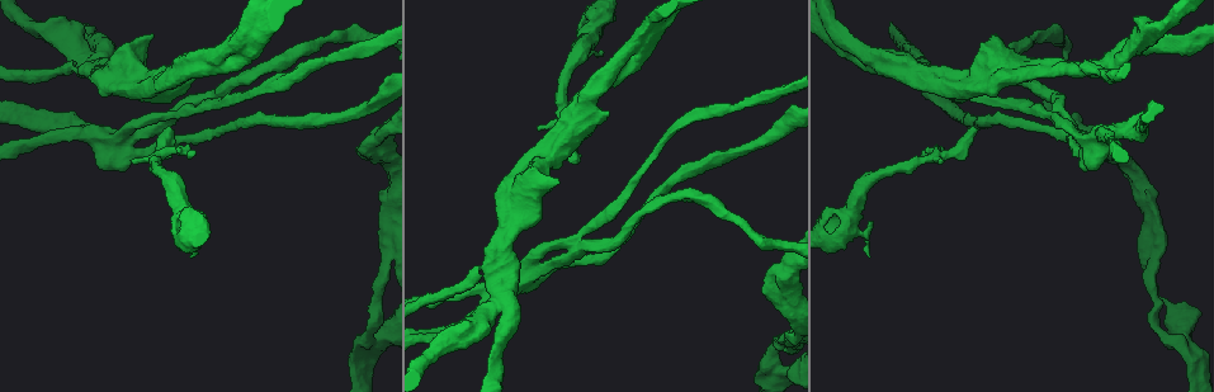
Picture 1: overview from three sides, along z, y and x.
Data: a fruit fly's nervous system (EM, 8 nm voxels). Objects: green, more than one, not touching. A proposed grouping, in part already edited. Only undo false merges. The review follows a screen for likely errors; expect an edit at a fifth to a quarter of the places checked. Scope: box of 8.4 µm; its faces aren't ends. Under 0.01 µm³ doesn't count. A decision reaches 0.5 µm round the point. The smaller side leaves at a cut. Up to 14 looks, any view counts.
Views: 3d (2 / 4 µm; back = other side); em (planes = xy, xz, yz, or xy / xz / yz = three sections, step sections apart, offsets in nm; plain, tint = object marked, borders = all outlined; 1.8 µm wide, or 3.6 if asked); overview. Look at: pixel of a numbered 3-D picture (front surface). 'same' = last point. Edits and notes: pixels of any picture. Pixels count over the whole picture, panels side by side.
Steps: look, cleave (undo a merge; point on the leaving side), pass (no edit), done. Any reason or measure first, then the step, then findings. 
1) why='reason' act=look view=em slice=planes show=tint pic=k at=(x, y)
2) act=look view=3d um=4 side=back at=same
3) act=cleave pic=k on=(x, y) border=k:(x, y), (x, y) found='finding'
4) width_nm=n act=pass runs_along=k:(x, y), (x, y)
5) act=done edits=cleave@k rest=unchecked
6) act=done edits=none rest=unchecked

why='abrupt turn' act=look view=em slice=planes show=plain pic=1 at=(851, 214)

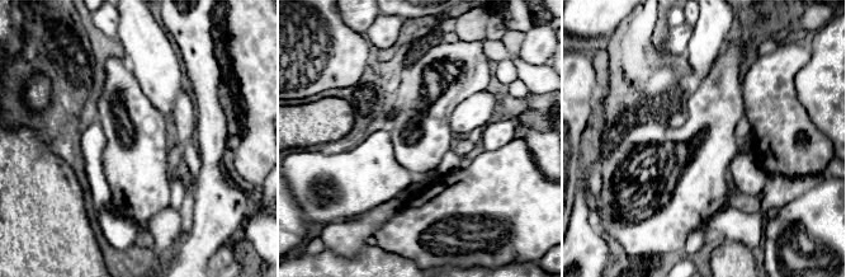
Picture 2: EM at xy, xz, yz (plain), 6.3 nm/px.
why='with the object marked' act=look view=em slice=planes show=tint at=same

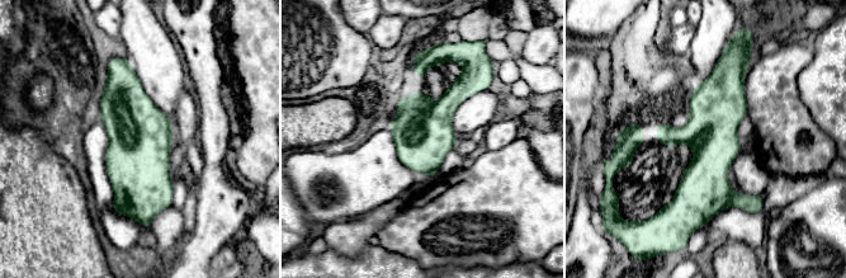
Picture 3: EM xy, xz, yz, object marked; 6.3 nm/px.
act=pass runs_along=3:(721, 66), (700, 217) found='one neuron here'

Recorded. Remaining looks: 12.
why='a fork' act=look view=3d um=4 side=back pic=1 at=(937, 156)

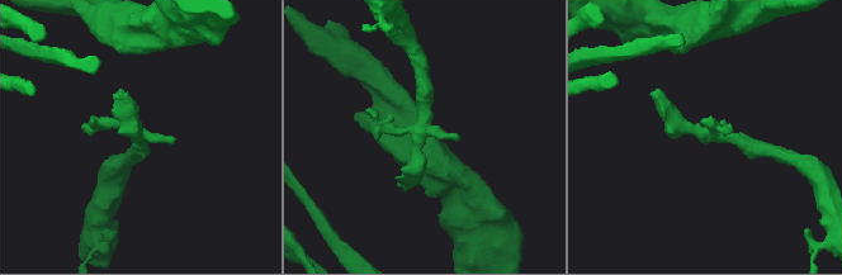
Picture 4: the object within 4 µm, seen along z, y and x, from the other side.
act=look view=em slice=planes show=plain pic=4 at=(422, 133)

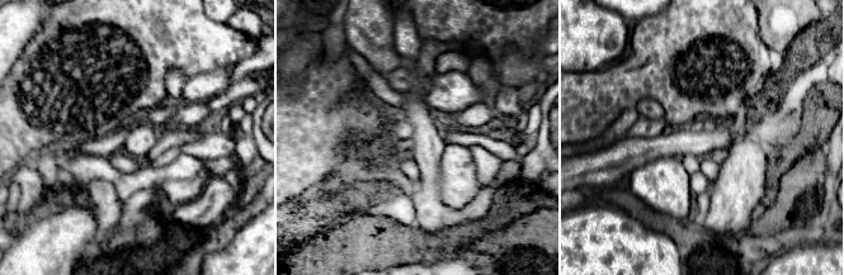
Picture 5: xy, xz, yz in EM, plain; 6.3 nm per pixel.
why='where the object lies' act=look view=em slice=planes show=tint at=same

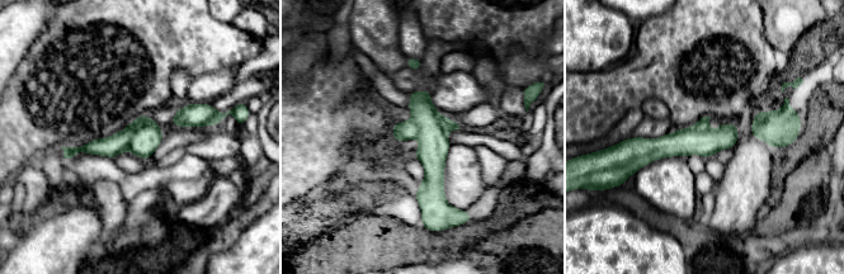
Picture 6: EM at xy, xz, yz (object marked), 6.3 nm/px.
act=cleave pic=6 on=(112, 146) border=6:(160, 128), (142, 126), (127, 150) found='a second neuron is stuck on'

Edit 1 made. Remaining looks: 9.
why='arms run side by side' act=look view=em slice=xz step=16 show=tint pic=1 at=(120, 143)

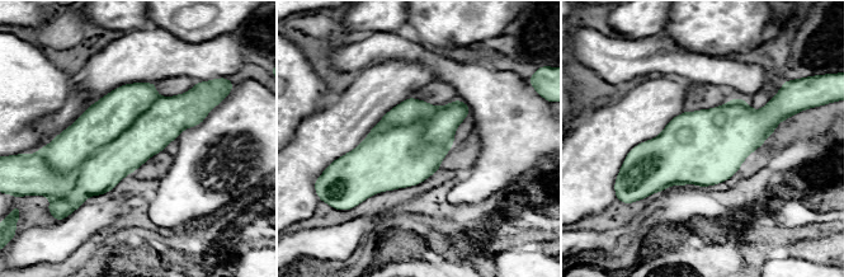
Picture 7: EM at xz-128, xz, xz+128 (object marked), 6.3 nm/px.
act=look view=em slice=planes show=borders at=same

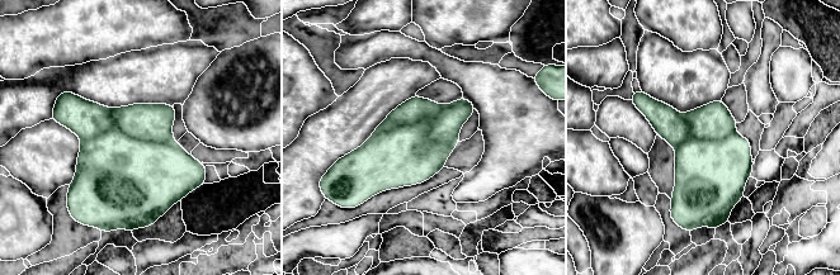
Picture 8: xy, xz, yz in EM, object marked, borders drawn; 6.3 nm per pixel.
act=cleave pic=8 on=(405, 151) found='a second neuron is stuck on'

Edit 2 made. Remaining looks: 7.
why='thin arm on a thick one' act=look view=em slice=xz step=16 show=tint pic=1 at=(783, 374)

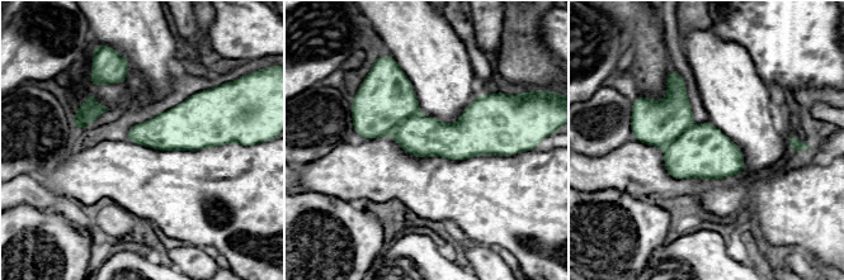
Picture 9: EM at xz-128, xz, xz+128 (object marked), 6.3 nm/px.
act=look view=em slice=planes show=tint at=same

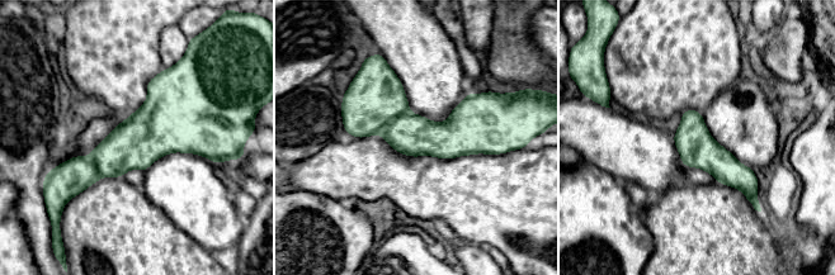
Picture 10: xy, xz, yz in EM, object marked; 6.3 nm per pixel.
width_nm=240 act=pass runs_along=10:(345, 114), (493, 134) found='one neuron here'

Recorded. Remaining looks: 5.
why='three-way junction' act=look view=3d um=2 pic=1 at=(245, 37)

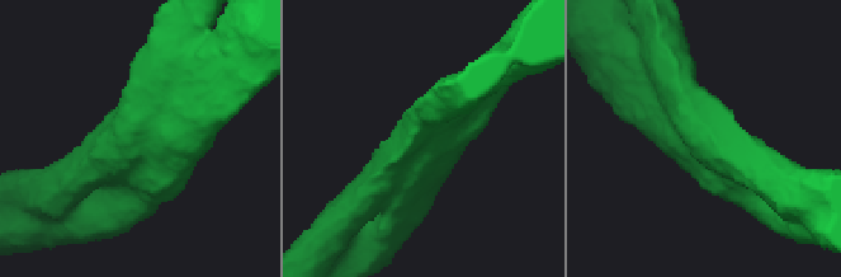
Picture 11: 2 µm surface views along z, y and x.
arms=3 arm_widths_nm=240,260,320 act=look view=em slice=planes show=tint pic=11 at=(421, 132)

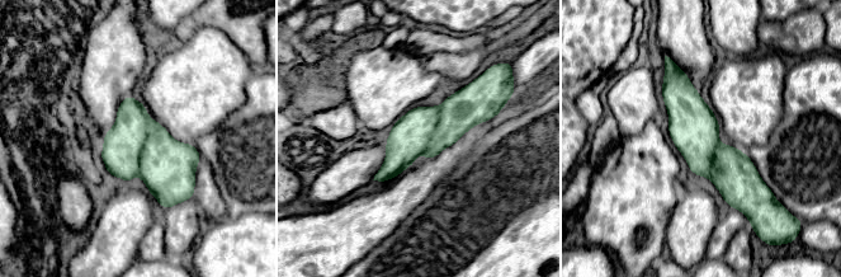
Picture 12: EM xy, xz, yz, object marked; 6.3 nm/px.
act=cleave pic=12 on=(168, 168) border=12:(150, 120), (137, 174) found='two neurons meet here'

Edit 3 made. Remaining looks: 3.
act=look view=overview

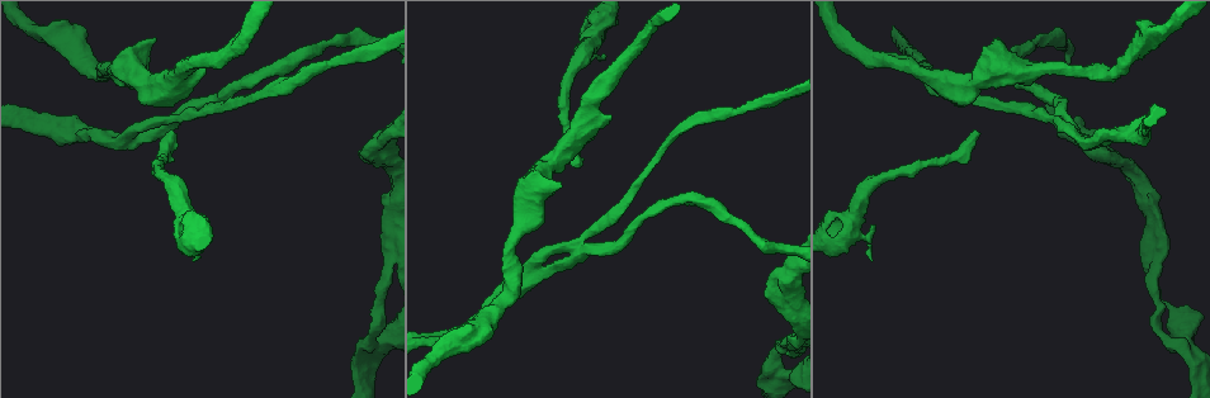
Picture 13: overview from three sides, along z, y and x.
why='thin neck' act=look view=3d um=2 pic=13 at=(334, 63)

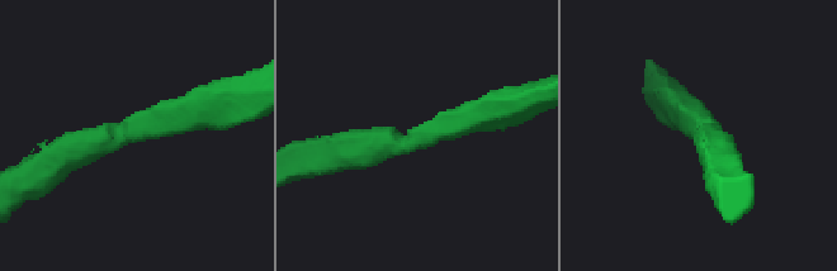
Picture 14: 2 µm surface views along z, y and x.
arm_widths_nm=240,260 act=look view=em slice=planes show=tint pic=14 at=(129, 134)

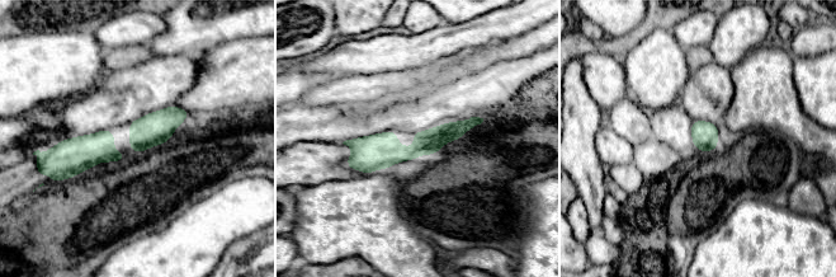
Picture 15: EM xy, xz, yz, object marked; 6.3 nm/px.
width_nm=160 act=pass runs_along=15:(477, 121), (350, 164) found='one neuron here'

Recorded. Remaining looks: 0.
act=done edits=cleave@6,cleave@8,cleave@12 rest=unchecked

